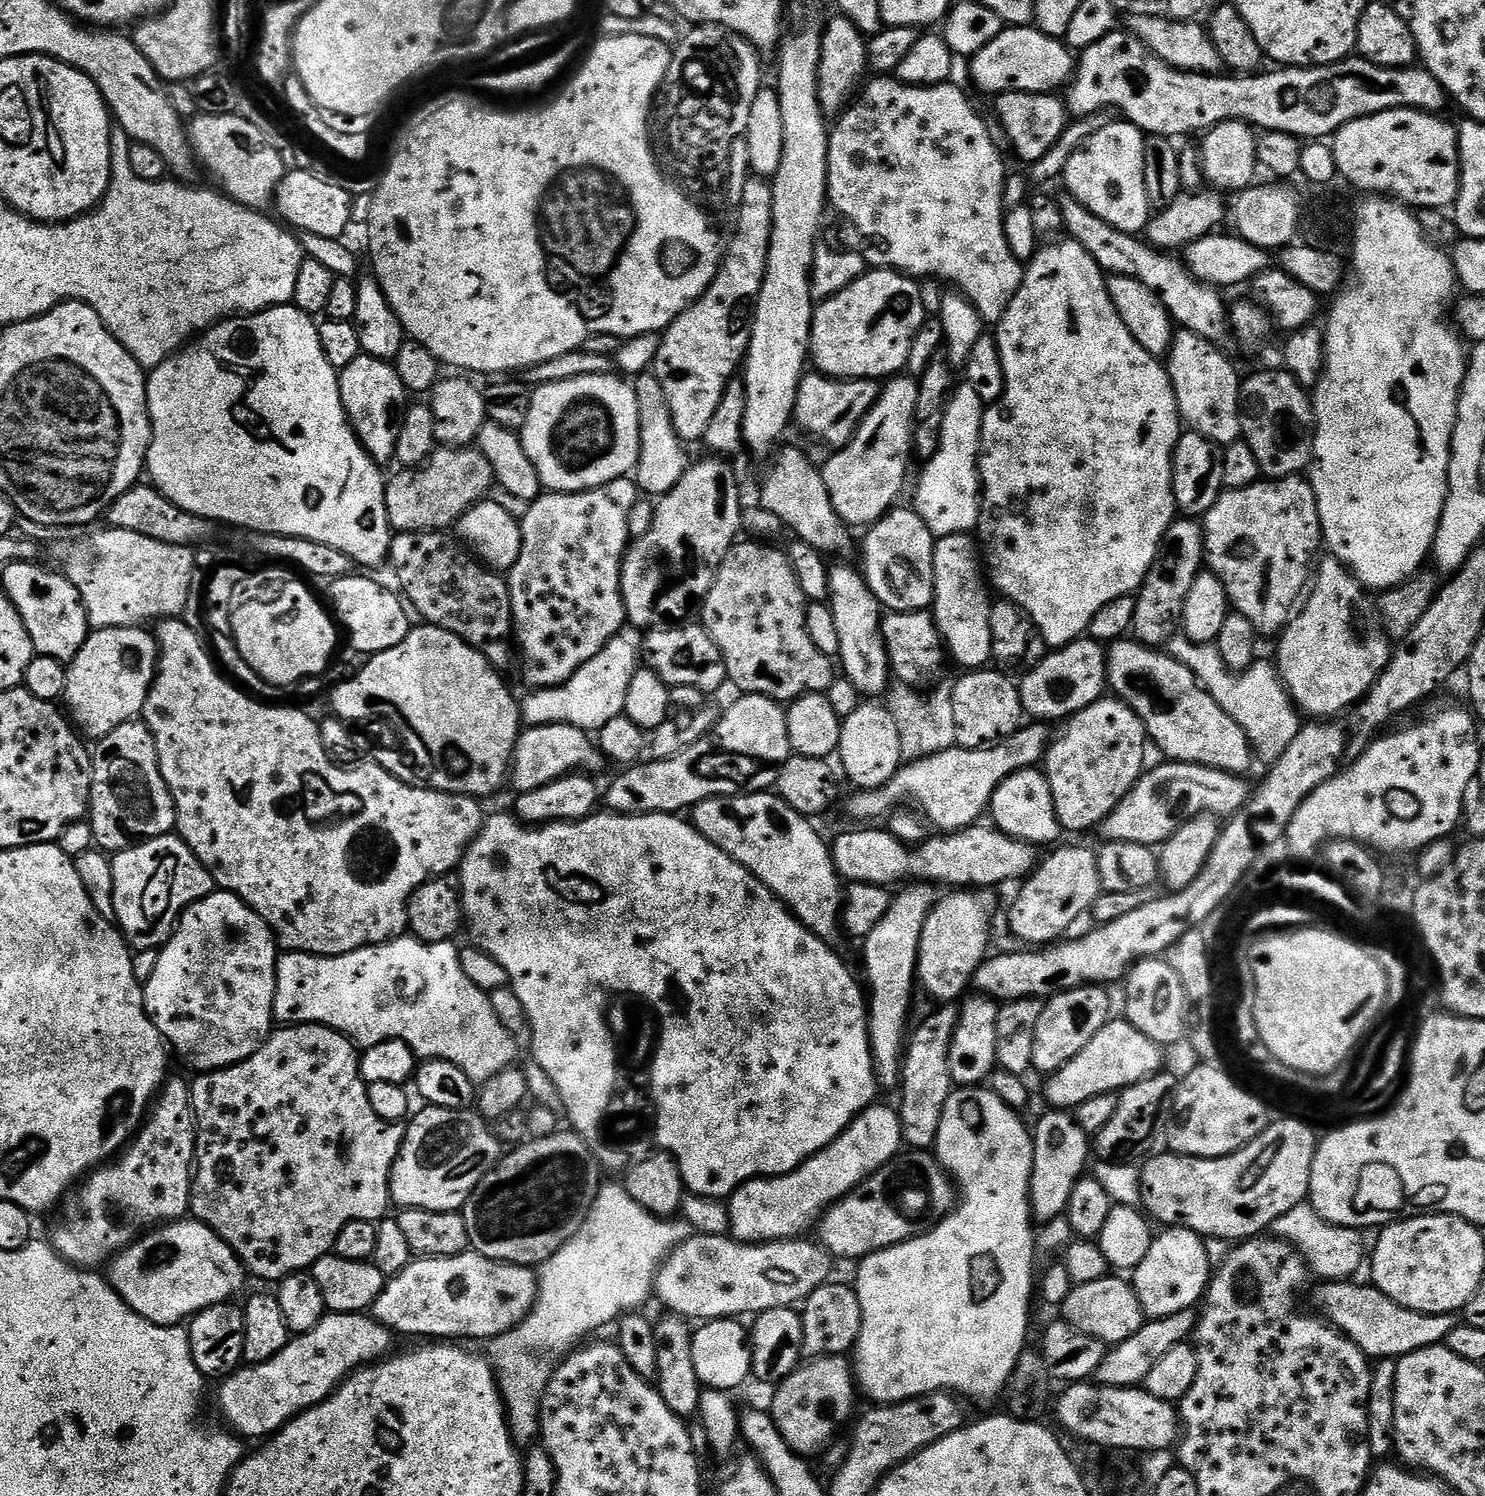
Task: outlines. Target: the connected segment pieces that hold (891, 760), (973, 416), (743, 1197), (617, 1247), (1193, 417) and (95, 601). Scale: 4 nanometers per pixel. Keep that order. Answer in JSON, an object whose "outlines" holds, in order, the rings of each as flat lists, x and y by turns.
{"outlines":[[[861,702,858,710,854,710,854,714,850,714,850,718,846,718,840,725,840,746,838,749,838,757,840,756,840,764,844,767,844,772,848,775,848,780,860,790,871,790,873,788,881,788,886,782,890,782,890,778,894,778,894,774,902,767,902,749,899,741,897,723,891,716,891,710,880,702]],[[960,382,955,385,945,406,940,432,940,445,933,457,923,465,920,485,916,488,914,511,931,530,933,537,975,533,980,523,980,431,984,425,986,405,975,390]],[[877,1102,872,1107,861,1112,852,1125,839,1136,830,1146,826,1146,818,1155,812,1156,805,1164,799,1164,792,1172,784,1176,770,1176,748,1180,732,1193,727,1201,730,1235,743,1244,769,1244,772,1240,794,1240,808,1234,808,1231,819,1225,821,1216,827,1212,831,1204,836,1204,846,1194,850,1194,882,1166,901,1155,905,1147,904,1131,900,1121,900,1113,895,1107,887,1108,883,1102]],[[604,1182,601,1183,600,1194,592,1203,592,1209,588,1211,588,1217,582,1222,582,1226,552,1257,539,1265,536,1300,532,1303,527,1318,517,1328,511,1328,500,1336,492,1337,486,1344,488,1348,486,1359,495,1371,508,1426,517,1445,531,1445,539,1437,540,1403,548,1379,552,1377,554,1371,553,1361,548,1361,548,1355,551,1352,564,1354,575,1349,581,1341,588,1338,583,1336,606,1327,608,1323,611,1325,619,1321,622,1314,643,1309,645,1307,643,1304,648,1299,650,1301,653,1299,656,1272,664,1263,664,1257,690,1235,687,1222,680,1219,671,1220,650,1214,645,1208,638,1206,634,1198,630,1198,623,1183]],[[1177,331,1166,357,1168,376,1172,379,1180,419,1191,431,1202,434,1215,444,1227,446,1241,439,1240,385,1242,376,1223,356,1221,349,1193,332]],[[105,527,103,531,93,531,86,542,65,543,59,549,59,567,80,591,89,625,96,630,138,628,147,625,147,620,183,617,192,596,195,551,134,534,134,530]]]}

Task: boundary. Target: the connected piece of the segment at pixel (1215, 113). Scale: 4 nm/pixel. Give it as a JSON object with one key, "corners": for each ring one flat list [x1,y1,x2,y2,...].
{"corners":[[1117,30,1106,34,1102,42,1094,42,1094,46,1079,53,1074,75,1066,88,1066,103,1073,117,1081,118,1095,112,1115,110,1120,116,1124,115,1121,117,1127,123,1133,124,1148,136,1169,138,1188,136,1191,132,1203,134,1227,120,1250,124,1253,129,1264,132,1285,132,1297,138,1328,138,1342,126,1346,126,1346,122,1354,122,1370,114,1399,108,1440,114,1450,104,1448,91,1423,66,1383,68,1369,60,1349,58,1310,68,1280,66,1275,70,1277,72,1260,70,1255,74,1181,72,1179,68,1171,68,1169,64,1159,60,1131,31]]}

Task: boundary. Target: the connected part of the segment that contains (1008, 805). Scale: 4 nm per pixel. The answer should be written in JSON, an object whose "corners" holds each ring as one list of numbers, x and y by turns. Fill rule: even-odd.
{"corners":[[1024,768,1020,772,1010,774,996,787,990,805,991,823,1001,832,1012,836,1015,840,1024,840,1037,846,1052,846,1062,836,1062,829,1056,811,1054,798,1050,790,1050,782,1043,771,1036,768],[1056,840,1056,841,1055,841]]}

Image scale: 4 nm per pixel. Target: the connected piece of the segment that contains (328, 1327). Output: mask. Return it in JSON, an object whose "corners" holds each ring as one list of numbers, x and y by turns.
{"corners":[[328,1312,314,1330,293,1335,272,1360,255,1366,241,1366,232,1375,223,1377,221,1384,224,1385,216,1396,216,1404,224,1415,223,1423,232,1424,228,1426,236,1434,275,1434,291,1417,299,1416,305,1408,318,1406,321,1400,335,1392,362,1362,383,1361,386,1354,393,1351,392,1339,392,1329,383,1328,367,1315]]}

